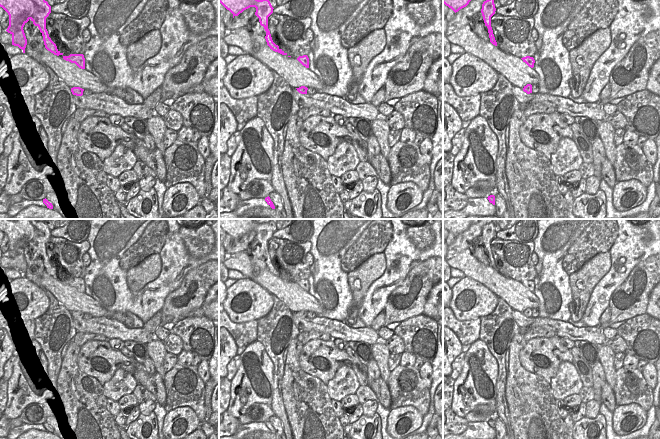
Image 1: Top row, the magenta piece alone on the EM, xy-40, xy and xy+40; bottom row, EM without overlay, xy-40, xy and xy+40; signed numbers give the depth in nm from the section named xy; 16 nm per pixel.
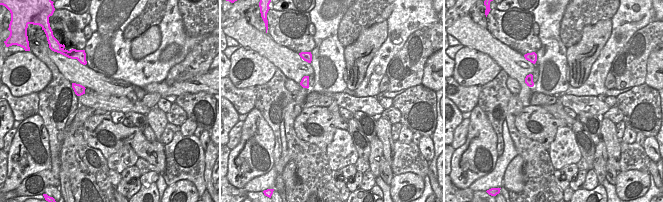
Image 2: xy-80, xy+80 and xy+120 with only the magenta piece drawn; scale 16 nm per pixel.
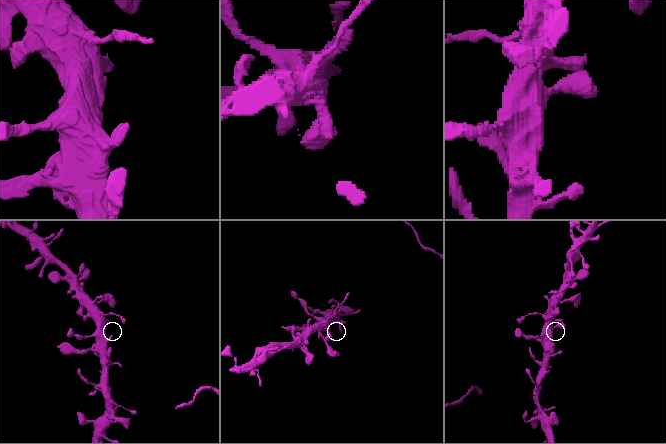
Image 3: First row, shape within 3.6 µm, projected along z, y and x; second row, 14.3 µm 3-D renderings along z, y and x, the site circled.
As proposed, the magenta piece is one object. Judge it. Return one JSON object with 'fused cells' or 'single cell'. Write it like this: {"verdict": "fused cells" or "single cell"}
{"verdict": "single cell"}

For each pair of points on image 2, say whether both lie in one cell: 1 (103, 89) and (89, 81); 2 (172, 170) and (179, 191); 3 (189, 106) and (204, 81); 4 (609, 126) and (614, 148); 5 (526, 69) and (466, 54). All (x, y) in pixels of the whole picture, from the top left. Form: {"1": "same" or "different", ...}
{"1": "same", "2": "different", "3": "different", "4": "same", "5": "different"}

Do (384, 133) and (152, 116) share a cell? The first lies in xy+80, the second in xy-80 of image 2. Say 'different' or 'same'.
same

